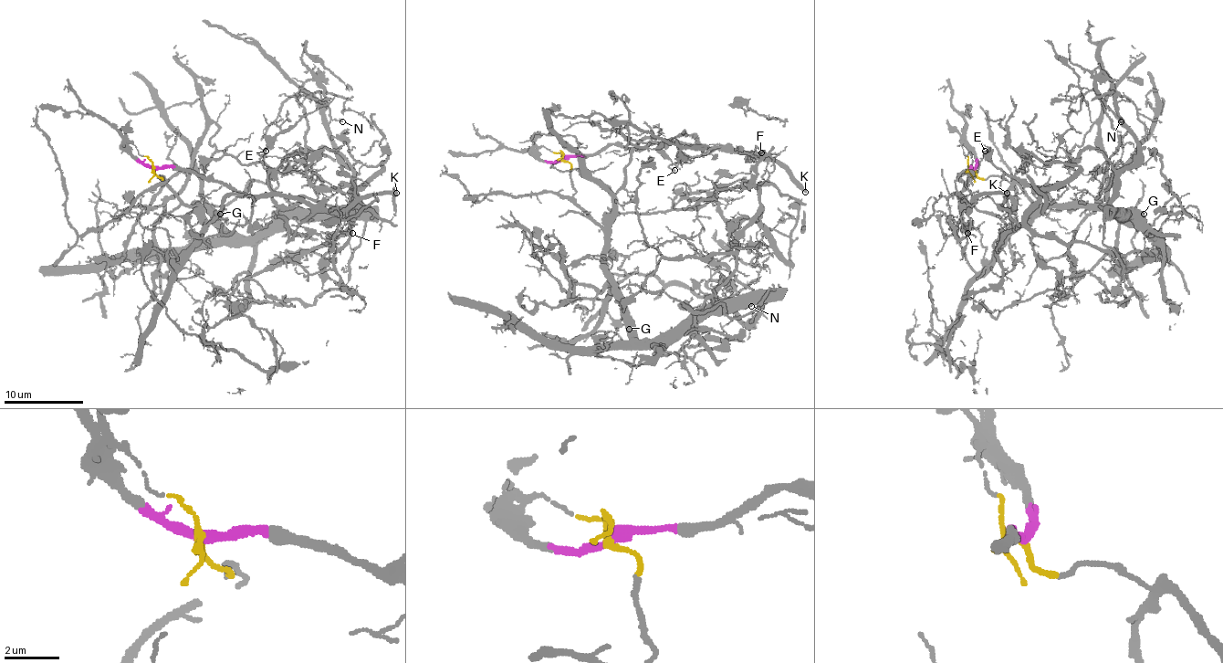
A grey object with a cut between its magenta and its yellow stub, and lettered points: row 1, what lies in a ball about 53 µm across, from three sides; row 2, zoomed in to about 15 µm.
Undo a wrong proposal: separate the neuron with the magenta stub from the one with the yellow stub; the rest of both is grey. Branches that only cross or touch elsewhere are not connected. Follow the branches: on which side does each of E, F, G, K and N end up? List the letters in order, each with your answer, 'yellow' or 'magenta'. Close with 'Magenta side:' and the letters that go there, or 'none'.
E: magenta
F: magenta
G: yellow
K: magenta
N: yellow
Magenta side: E, F, K

